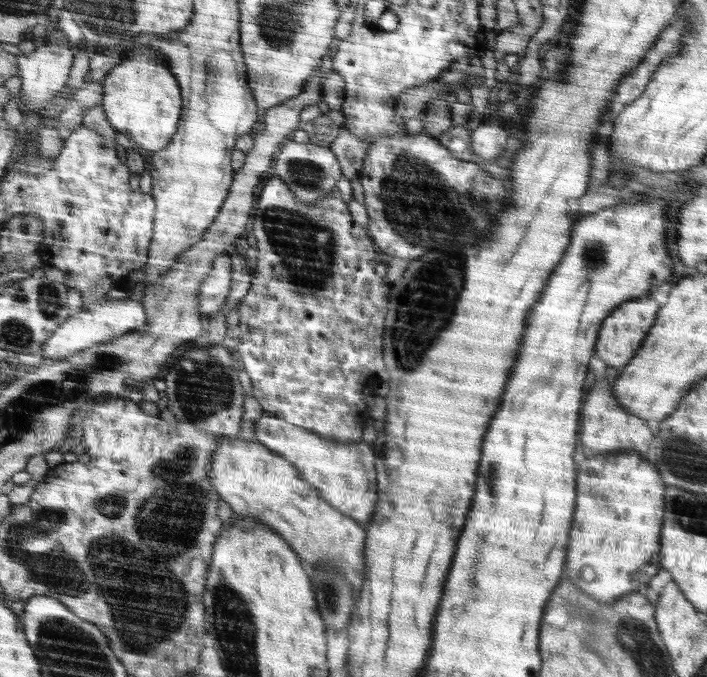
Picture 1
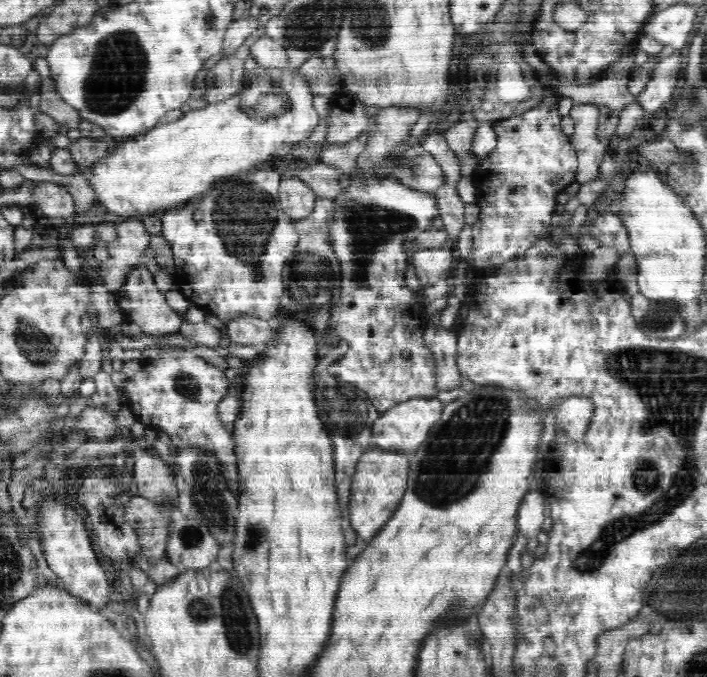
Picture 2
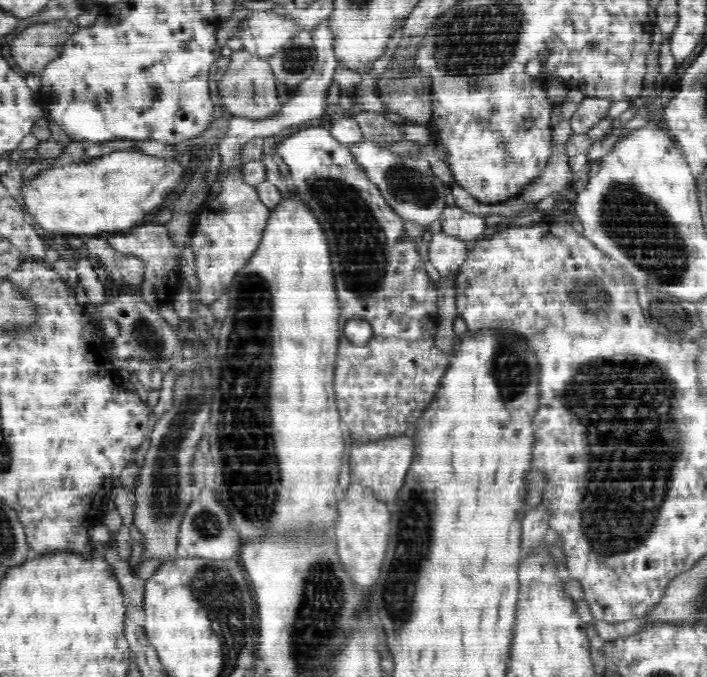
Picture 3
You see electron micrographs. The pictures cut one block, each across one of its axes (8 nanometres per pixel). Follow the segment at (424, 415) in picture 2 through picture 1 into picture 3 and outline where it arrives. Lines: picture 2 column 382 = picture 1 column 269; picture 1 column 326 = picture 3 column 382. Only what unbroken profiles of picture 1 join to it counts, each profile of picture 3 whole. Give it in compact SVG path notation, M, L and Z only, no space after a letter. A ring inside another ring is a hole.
M404 434L391 435L374 442L353 443L347 466L350 467L353 482L361 483L363 488L370 487L376 493L376 497L392 505L406 480L415 453L414 438Z

